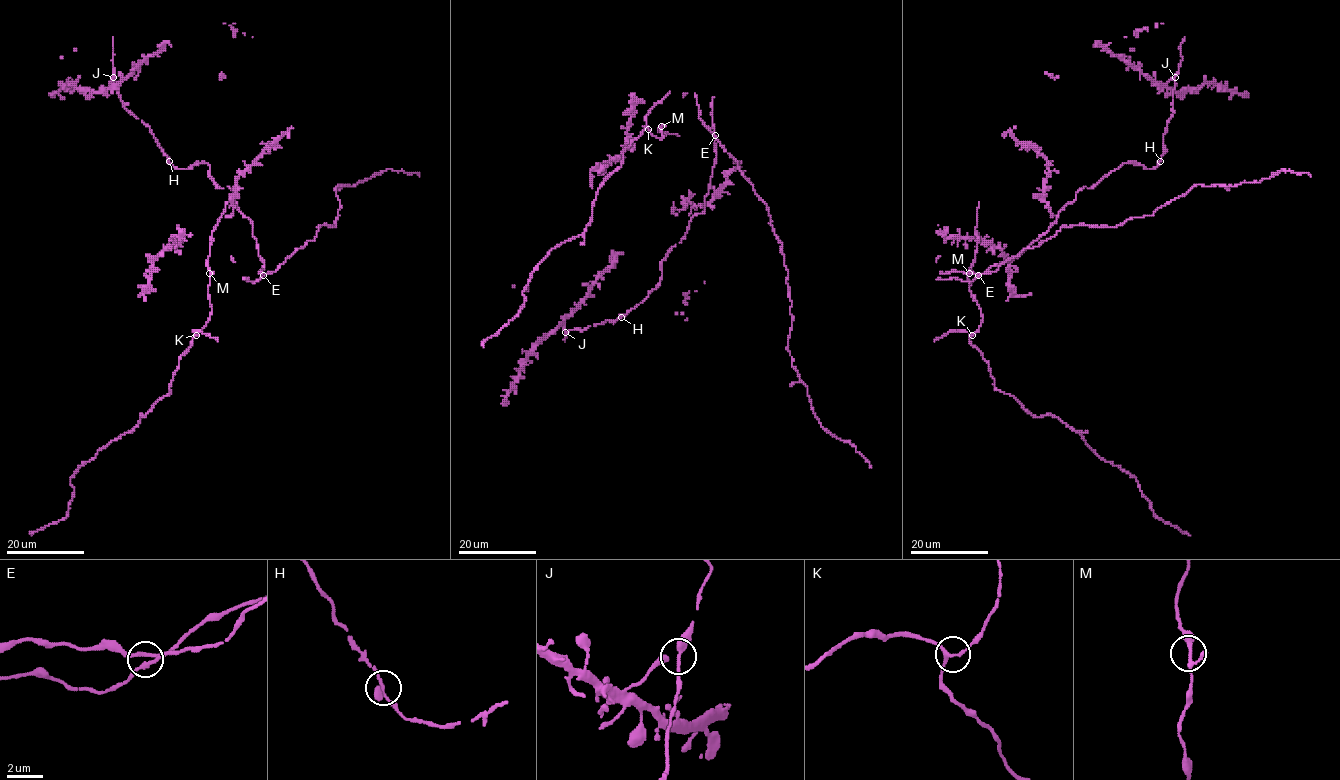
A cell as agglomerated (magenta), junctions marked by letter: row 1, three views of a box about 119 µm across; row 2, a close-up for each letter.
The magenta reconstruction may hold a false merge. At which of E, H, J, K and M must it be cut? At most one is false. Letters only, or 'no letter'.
no letter

